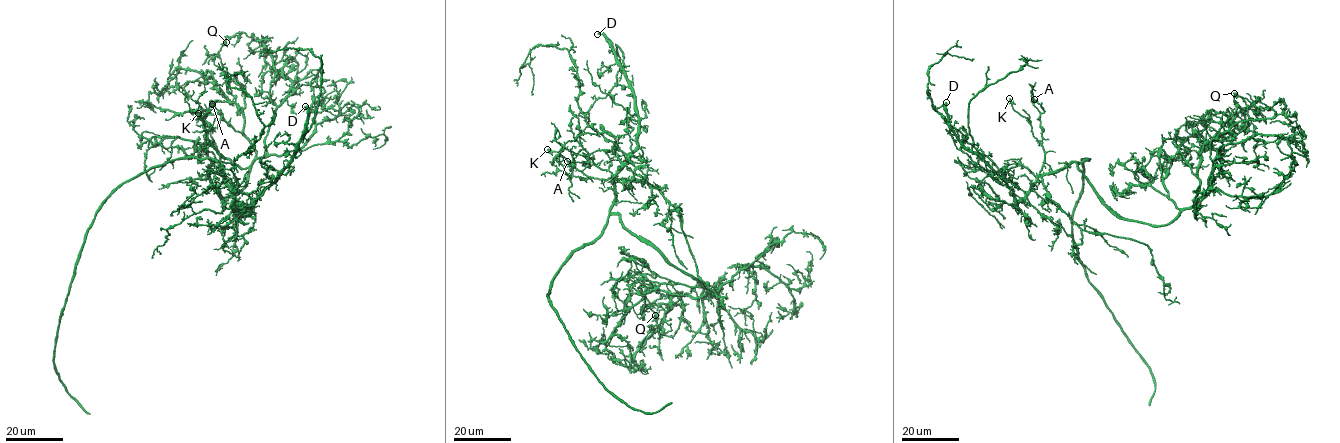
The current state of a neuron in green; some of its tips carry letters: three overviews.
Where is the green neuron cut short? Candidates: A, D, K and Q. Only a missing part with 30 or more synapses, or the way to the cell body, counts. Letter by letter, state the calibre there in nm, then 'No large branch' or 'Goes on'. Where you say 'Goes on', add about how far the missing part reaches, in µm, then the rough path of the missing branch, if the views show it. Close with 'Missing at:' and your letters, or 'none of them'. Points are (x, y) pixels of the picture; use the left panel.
A: Thickness 360 nm. No large branch
D: Thickness 480 nm. Goes on. Missing length about 50 µm. Course of what is missing: (305, 106), (292, 64), (289, 18), (272, 8), (276, 3)
K: Thickness 440 nm. No large branch
Q: Thickness 360 nm. No large branch
Missing at: D

